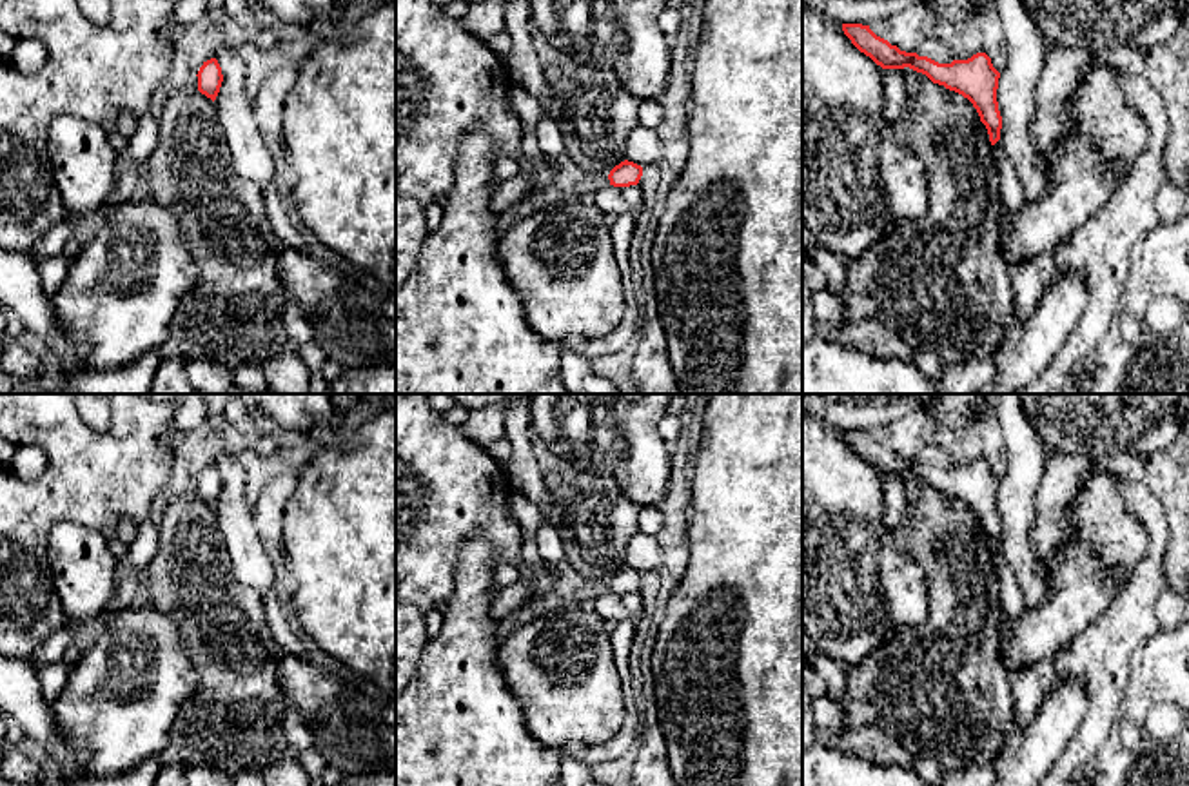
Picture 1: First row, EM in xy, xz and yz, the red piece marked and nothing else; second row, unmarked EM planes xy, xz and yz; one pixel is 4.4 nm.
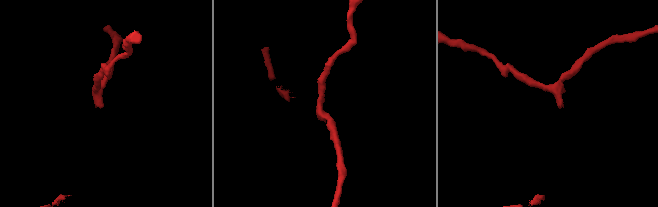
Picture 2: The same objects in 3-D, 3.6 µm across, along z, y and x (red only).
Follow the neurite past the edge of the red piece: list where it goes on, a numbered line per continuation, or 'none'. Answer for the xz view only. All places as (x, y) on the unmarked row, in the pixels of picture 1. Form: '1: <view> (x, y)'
none

